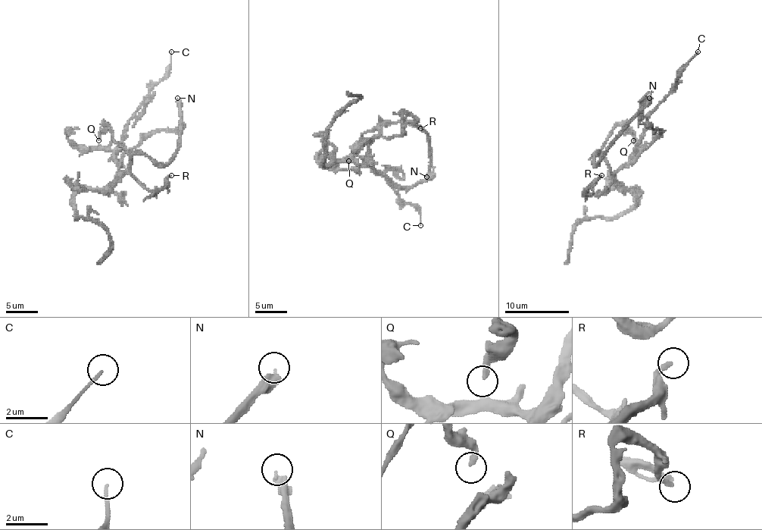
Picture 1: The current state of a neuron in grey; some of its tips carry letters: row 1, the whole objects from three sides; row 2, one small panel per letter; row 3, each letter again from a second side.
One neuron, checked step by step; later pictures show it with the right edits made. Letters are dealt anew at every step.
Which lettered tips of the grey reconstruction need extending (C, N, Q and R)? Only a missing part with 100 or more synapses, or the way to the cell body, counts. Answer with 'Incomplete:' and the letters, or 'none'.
Incomplete: N

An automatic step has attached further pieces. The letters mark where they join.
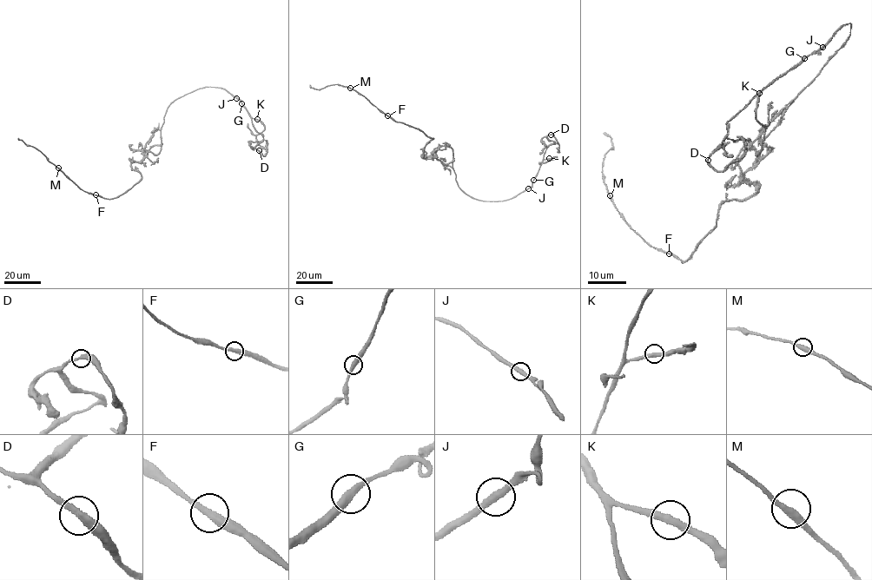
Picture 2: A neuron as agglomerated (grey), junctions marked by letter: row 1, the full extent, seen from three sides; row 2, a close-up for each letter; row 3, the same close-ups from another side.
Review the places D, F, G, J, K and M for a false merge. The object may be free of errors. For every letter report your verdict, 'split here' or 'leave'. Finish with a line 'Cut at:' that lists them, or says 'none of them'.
D: leave
F: leave
G: leave
J: leave
K: leave
M: leave
Cut at: none of them

